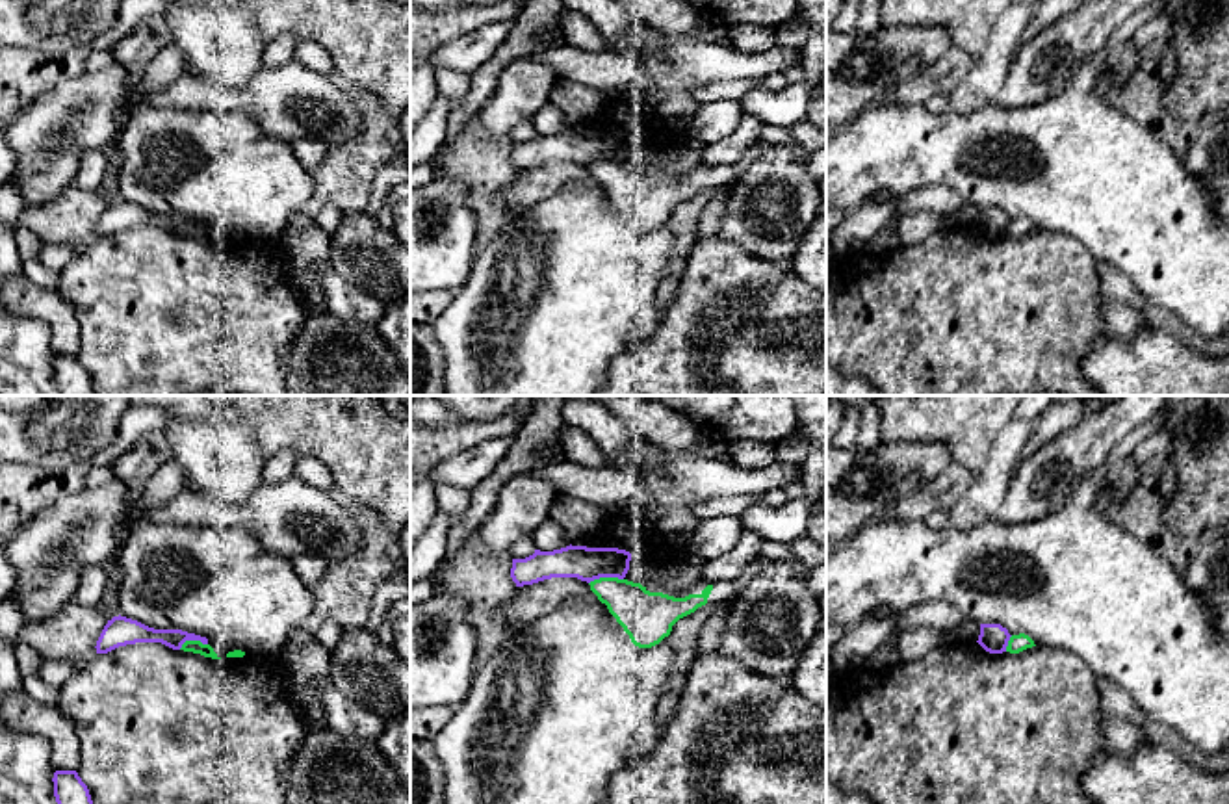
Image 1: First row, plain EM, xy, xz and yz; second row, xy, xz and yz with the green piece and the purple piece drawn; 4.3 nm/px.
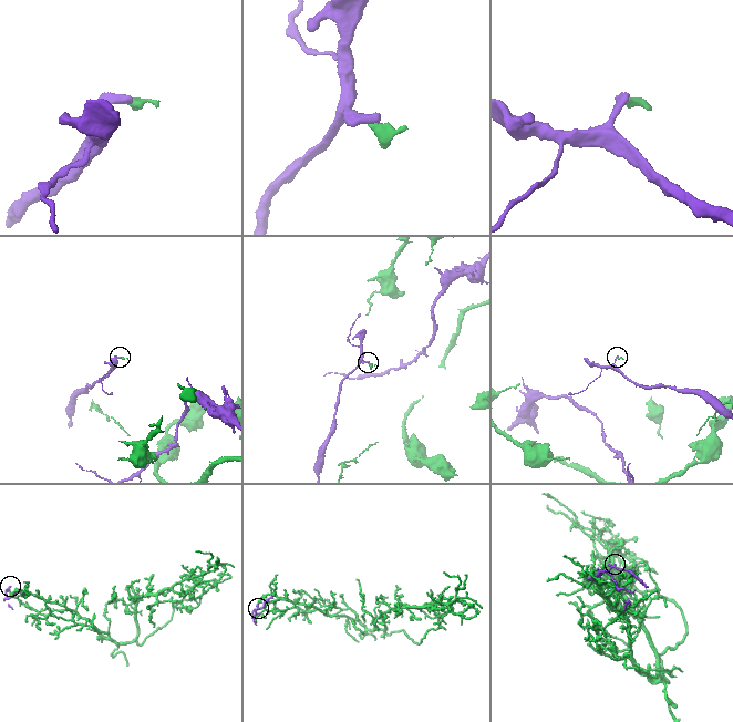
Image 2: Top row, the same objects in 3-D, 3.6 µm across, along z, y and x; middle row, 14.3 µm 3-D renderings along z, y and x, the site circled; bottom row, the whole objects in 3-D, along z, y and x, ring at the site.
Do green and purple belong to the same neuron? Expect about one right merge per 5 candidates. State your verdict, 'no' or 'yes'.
no

